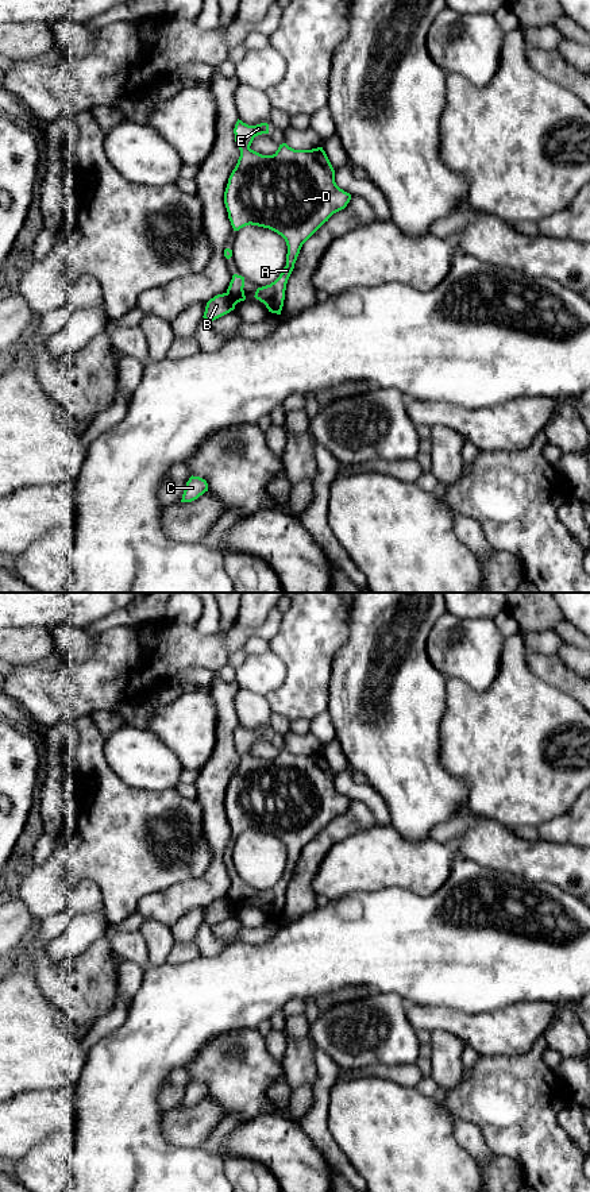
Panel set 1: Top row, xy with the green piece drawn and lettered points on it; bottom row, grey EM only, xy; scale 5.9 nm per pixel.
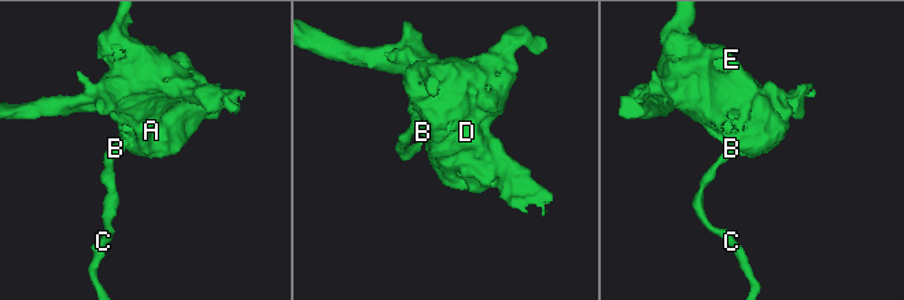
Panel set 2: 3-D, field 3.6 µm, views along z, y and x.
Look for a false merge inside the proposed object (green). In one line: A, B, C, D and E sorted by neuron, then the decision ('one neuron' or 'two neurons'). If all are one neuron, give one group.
groups A D E / B C; two neurons

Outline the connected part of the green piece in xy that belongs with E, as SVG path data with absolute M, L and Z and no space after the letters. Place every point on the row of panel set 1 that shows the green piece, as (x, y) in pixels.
M238 119L234 134L240 157L228 178L224 204L234 231L251 224L269 228L285 239L288 254L284 271L270 285L258 288L254 296L266 305L269 312L281 315L286 283L302 244L333 213L347 207L351 194L336 185L335 170L323 147L294 150L282 143L273 155L262 155L250 146L255 136L269 134L267 123L248 126Z

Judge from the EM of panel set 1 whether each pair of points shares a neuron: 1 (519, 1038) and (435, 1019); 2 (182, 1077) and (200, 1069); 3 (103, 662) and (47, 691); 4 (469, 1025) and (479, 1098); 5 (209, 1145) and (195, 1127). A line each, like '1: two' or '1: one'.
1: one
2: two
3: one
4: two
5: two

